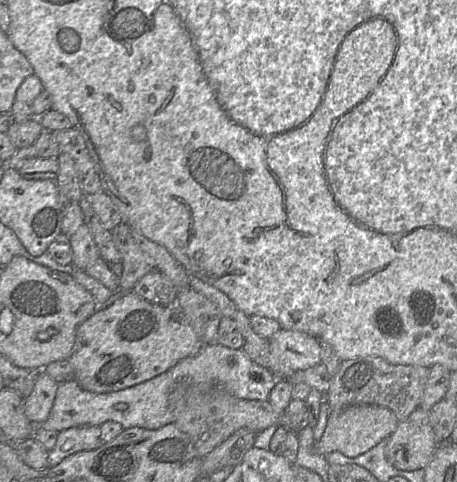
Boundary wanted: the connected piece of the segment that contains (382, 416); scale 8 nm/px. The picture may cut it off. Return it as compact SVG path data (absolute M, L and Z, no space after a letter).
M360 404L330 412L322 438L313 445L313 453L326 455L341 452L348 457L359 456L388 438L396 430L398 423L392 410L379 405Z

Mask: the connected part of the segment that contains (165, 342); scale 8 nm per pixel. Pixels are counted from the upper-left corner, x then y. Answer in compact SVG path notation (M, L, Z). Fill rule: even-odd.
M129 291L123 293L121 297L114 303L103 307L102 309L96 310L88 319L86 319L77 327L73 352L70 355L68 361L74 369L74 380L77 381L82 388L94 393L110 393L130 388L155 378L156 376L171 369L181 360L198 353L203 345L203 342L198 337L192 326L189 324L185 315L176 305L161 305L152 303L140 297L134 291Z

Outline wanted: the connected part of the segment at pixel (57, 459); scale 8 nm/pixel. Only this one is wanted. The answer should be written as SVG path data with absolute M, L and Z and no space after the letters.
M98 426L72 427L60 431L54 448L49 451L48 466L56 466L77 452L95 450L103 444Z

